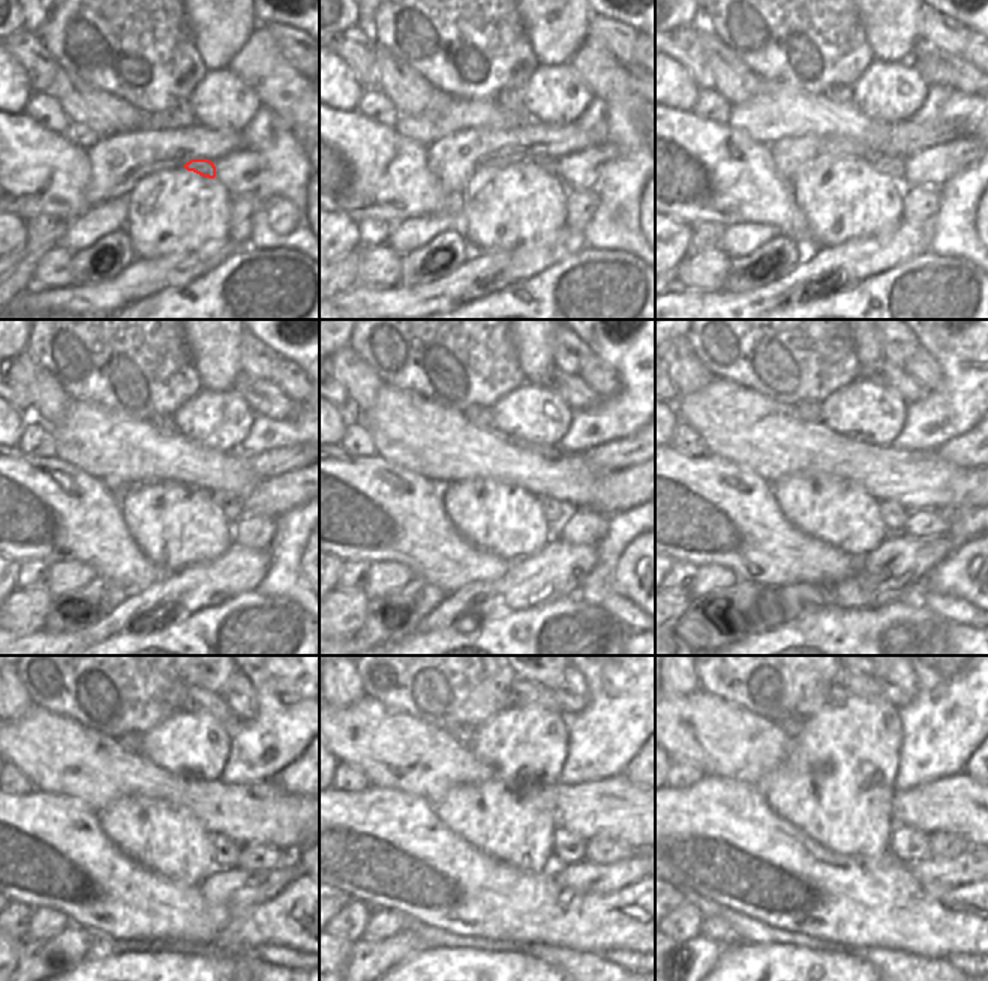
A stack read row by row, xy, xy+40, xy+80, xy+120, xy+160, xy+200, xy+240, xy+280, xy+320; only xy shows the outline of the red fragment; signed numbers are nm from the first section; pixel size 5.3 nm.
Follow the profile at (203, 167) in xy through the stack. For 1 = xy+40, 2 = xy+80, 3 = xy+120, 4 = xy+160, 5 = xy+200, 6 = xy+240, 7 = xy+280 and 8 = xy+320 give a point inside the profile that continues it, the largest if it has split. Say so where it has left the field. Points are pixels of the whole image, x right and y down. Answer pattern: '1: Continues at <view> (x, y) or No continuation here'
1: Continues at xy+40 (543, 162)
2: Continues at xy+80 (894, 167)
3: Continues at xy+120 (231, 507)
4: Continues at xy+160 (556, 513)
5: Continues at xy+200 (894, 515)
6: Continues at xy+240 (225, 852)
7: Continues at xy+280 (567, 848)
8: Continues at xy+320 (907, 845)

